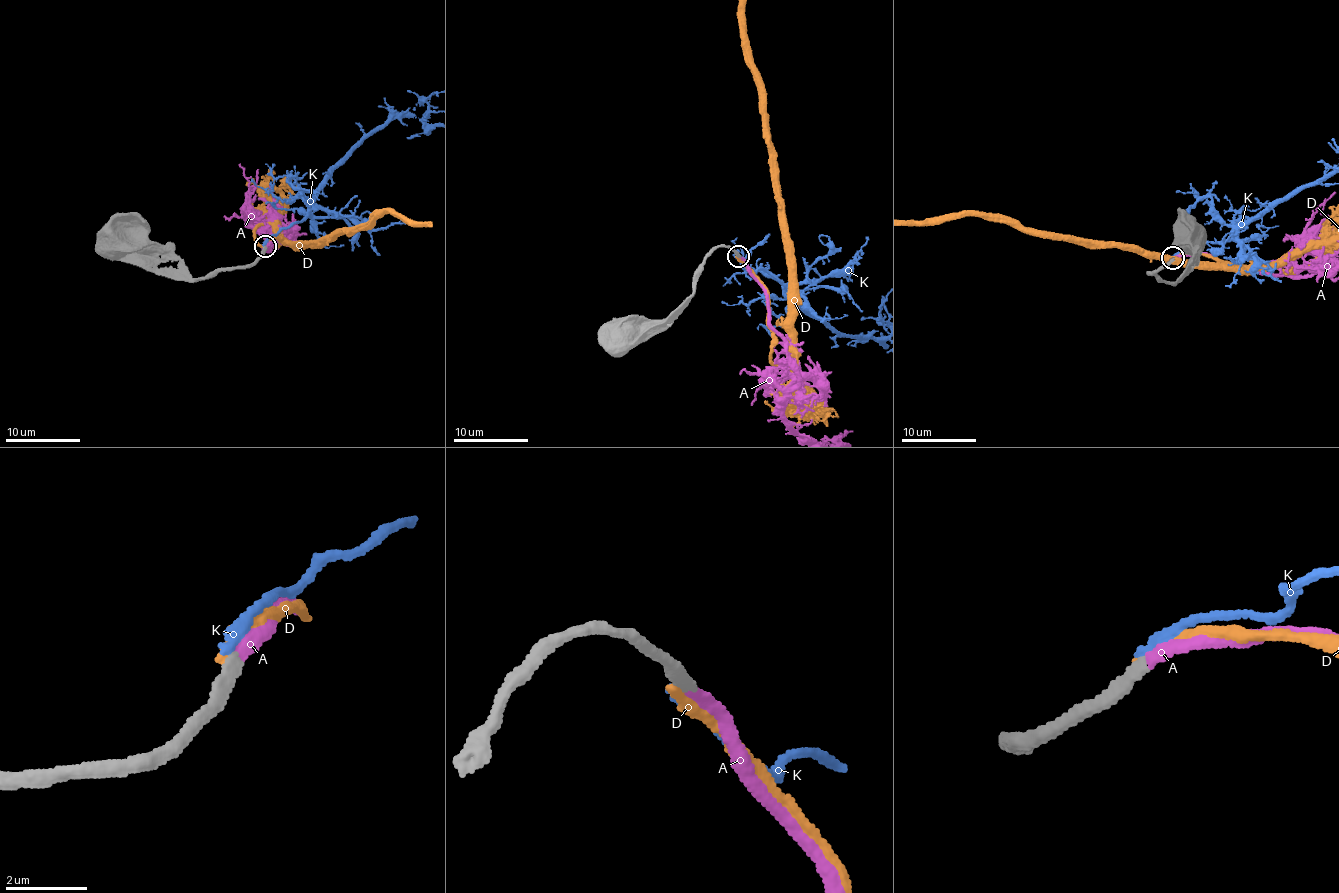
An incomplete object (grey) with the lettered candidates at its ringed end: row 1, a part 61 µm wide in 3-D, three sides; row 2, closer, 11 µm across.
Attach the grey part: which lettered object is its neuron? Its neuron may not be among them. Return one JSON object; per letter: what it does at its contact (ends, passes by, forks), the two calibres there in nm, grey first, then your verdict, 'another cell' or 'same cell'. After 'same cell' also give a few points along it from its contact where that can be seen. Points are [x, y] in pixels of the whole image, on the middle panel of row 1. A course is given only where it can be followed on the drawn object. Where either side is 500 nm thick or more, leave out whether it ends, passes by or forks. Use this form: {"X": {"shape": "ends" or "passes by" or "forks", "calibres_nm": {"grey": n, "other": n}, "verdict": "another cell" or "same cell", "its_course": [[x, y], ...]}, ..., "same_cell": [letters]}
{"A": {"shape": "ends", "calibres_nm": {"grey": 280, "other": 280}, "verdict": "same cell"}, "D": {"shape": "ends", "calibres_nm": {"grey": 300, "other": 240}, "verdict": "another cell"}, "K": {"shape": "ends", "calibres_nm": {"grey": 300, "other": 280}, "verdict": "another cell"}, "same_cell": ["A"]}

